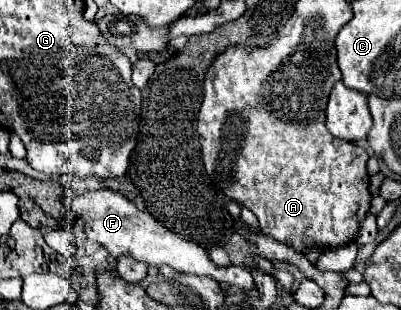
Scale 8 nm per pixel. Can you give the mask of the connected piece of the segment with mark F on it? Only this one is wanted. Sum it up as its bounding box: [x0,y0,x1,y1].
[66,190,254,290]

